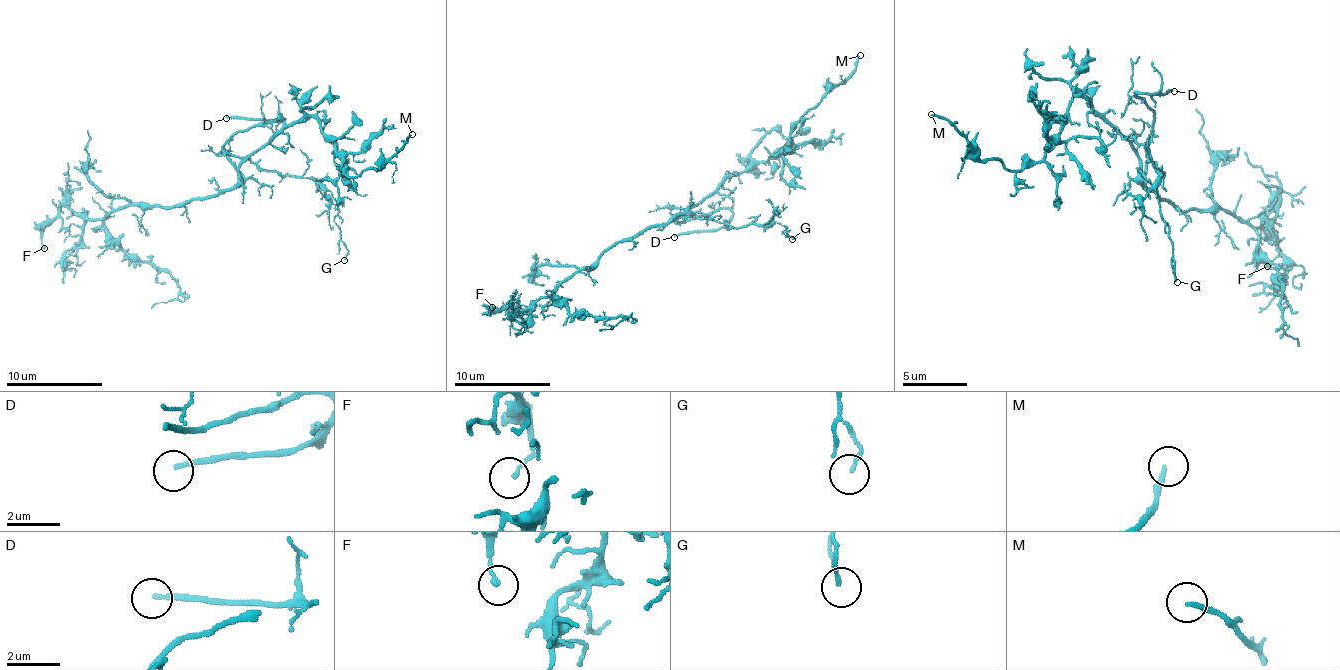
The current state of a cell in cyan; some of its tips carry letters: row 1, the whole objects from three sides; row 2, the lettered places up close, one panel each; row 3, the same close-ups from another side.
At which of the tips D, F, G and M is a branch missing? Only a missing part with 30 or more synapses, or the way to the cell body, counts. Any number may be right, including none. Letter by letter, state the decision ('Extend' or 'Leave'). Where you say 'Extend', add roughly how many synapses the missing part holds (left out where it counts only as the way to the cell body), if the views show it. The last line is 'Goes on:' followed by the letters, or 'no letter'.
D: Extend
F: Leave
G: Leave
M: Leave
Goes on: D

